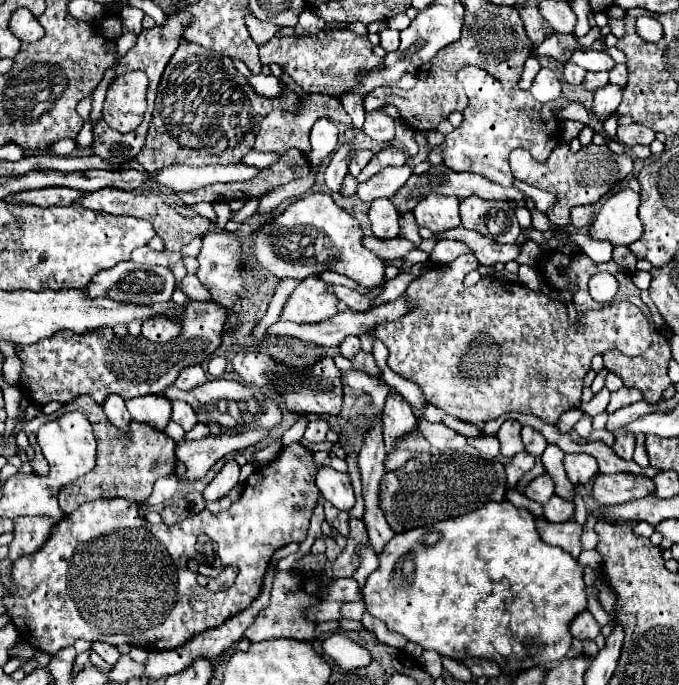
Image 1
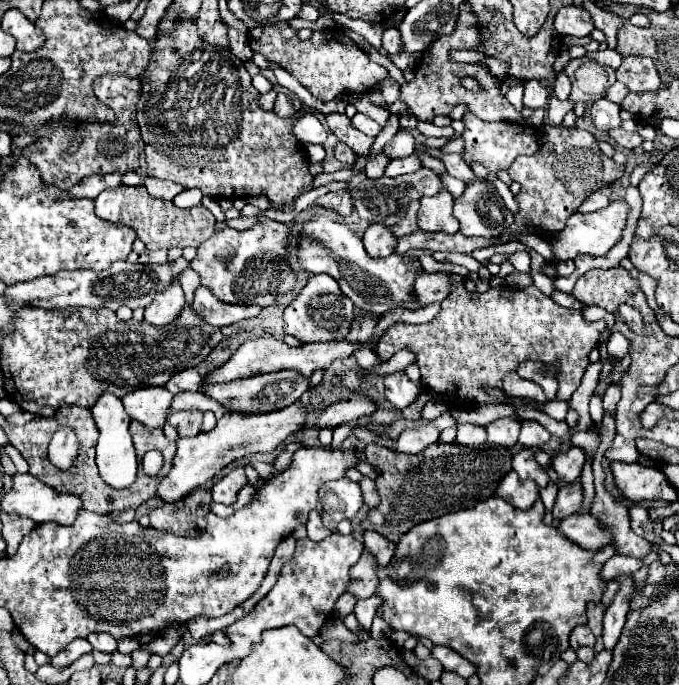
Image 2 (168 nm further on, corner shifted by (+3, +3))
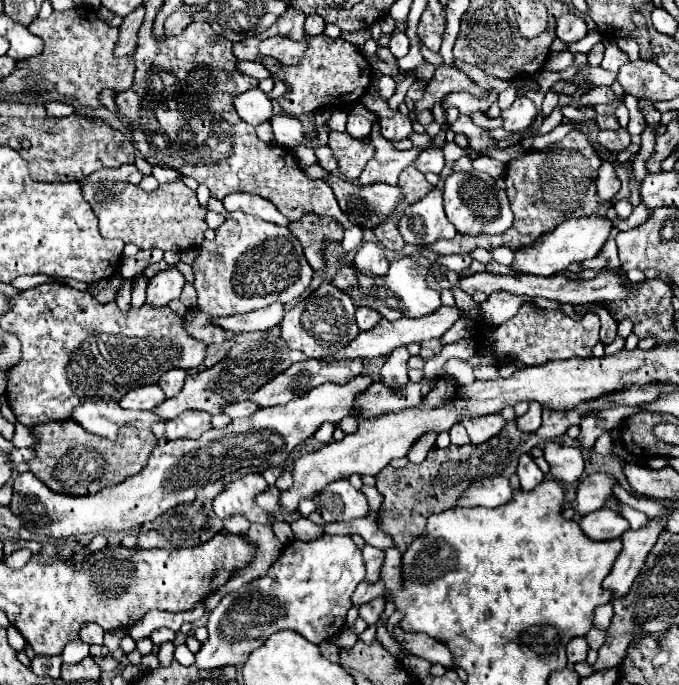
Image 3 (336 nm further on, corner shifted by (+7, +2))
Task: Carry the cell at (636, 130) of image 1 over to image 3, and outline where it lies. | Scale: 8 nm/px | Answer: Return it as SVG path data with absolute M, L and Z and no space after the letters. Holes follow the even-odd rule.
M626 129L618 131L600 131L598 133L598 143L606 147L610 153L620 153L630 145L630 133Z

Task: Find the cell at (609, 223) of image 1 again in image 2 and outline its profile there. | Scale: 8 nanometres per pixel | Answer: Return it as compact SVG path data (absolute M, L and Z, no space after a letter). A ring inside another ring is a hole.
M614 200L610 202L606 208L590 212L590 214L572 214L566 222L566 228L556 234L556 238L550 240L552 246L552 254L556 262L564 262L564 260L574 260L576 256L604 256L622 236L622 230L626 226L626 218L628 218L628 204L624 200Z

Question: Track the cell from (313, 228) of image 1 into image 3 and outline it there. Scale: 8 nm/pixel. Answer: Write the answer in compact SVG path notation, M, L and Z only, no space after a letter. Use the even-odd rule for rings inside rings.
M416 253L412 257L402 257L398 261L392 261L388 275L382 275L382 277L376 277L376 275L366 277L366 275L360 275L360 271L356 271L358 285L346 293L350 295L356 307L372 307L384 319L390 319L390 321L400 317L424 317L434 313L440 307L440 293L426 285L426 275L430 267L432 267L430 261L424 255Z

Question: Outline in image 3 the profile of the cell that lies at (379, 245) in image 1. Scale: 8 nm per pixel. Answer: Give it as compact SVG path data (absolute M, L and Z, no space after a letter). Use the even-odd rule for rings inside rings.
M574 129L562 141L546 147L544 151L528 151L520 159L514 159L506 165L506 193L510 199L510 207L514 211L512 227L498 237L490 235L456 235L450 241L436 241L424 245L424 249L440 253L440 255L470 255L476 247L484 247L488 251L496 247L520 249L528 247L530 241L536 241L540 235L558 227L564 219L570 217L586 217L586 215L606 215L610 203L602 203L596 195L596 177L602 161L588 141L588 137Z

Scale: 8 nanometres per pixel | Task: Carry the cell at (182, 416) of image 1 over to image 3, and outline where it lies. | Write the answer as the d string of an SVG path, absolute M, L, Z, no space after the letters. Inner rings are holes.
M184 411L172 421L166 421L168 439L196 439L210 429L210 415L206 411Z

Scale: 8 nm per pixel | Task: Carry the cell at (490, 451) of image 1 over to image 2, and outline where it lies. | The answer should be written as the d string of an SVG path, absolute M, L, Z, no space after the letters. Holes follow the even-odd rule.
M460 424L458 426L456 442L458 444L464 444L464 446L482 446L482 444L486 444L486 432L484 432L482 426Z

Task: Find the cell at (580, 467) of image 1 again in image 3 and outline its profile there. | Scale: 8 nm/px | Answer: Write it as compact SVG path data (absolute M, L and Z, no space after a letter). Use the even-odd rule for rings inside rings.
M546 443L544 445L544 459L550 465L552 477L560 483L574 483L582 477L584 459L582 459L580 449L576 449L576 447Z

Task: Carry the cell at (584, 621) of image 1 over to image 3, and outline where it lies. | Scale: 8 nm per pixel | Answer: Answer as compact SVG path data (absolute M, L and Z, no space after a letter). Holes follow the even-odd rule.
M586 637L570 639L570 643L566 647L566 653L568 653L568 661L570 663L586 661L586 653L588 653L588 641L586 641Z

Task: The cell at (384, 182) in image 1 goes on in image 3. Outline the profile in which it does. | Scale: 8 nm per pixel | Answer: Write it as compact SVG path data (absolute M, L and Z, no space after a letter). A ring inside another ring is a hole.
M424 149L424 151L420 151L420 155L416 157L416 161L412 165L422 173L432 171L432 173L440 175L446 161L444 161L444 155L442 155L442 149Z

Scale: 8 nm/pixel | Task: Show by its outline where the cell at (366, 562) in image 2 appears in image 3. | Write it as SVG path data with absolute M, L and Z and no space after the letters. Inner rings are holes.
M366 543L362 549L362 557L364 557L364 565L366 565L364 581L376 583L380 579L380 567L384 563L384 551Z

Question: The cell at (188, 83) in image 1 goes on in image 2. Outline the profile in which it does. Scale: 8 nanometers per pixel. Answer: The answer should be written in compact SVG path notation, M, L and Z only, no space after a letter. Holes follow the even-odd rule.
M178 14L176 26L172 30L172 34L158 34L156 36L156 46L152 50L150 56L150 64L144 70L144 74L140 76L140 100L136 106L136 122L140 126L140 134L144 140L144 150L146 150L146 162L148 162L148 176L152 178L166 178L172 182L178 182L186 188L200 188L204 194L210 194L214 198L250 198L250 196L258 196L264 194L268 196L268 200L274 206L284 206L294 202L302 194L312 190L312 174L308 172L308 158L306 158L306 150L300 142L296 142L294 134L292 134L292 122L294 118L306 114L306 112L296 112L290 118L278 118L274 112L264 112L260 108L260 104L256 102L258 98L258 90L252 86L252 76L246 72L244 64L228 50L228 48L220 48L220 46L212 46L208 42L204 42L198 32L196 32L196 22L194 18L190 18L188 14Z

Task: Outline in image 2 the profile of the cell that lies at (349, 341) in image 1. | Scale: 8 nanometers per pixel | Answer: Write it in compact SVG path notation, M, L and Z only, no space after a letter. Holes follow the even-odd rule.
M374 314L362 316L360 320L356 320L352 324L352 330L350 330L350 334L348 334L346 340L350 340L350 342L366 342L368 338L372 338L376 324L378 324L378 318Z

